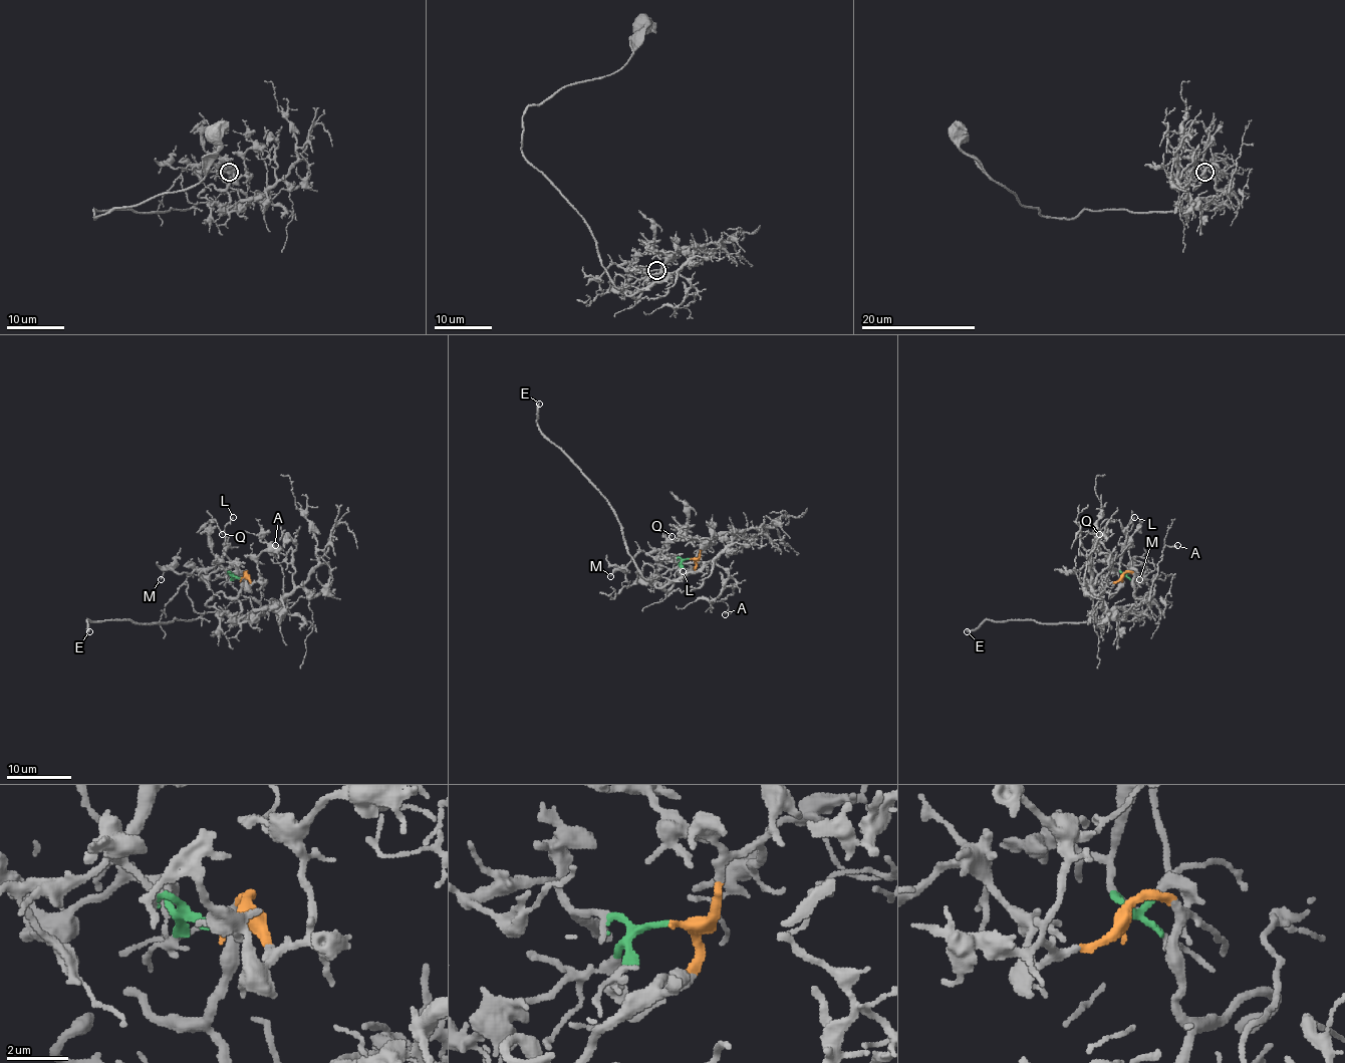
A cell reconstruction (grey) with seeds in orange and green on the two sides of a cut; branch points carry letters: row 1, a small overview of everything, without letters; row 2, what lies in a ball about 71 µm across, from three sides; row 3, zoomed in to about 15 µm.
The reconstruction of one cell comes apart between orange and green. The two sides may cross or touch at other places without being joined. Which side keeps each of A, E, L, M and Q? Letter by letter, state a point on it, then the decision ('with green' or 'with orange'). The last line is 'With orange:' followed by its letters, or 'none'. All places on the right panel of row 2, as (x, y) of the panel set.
A: place (1177, 545); with orange
E: place (967, 631); with orange
L: place (1134, 517); with green
M: place (1139, 579); with green
Q: place (1099, 534); with green
With orange: A, E

